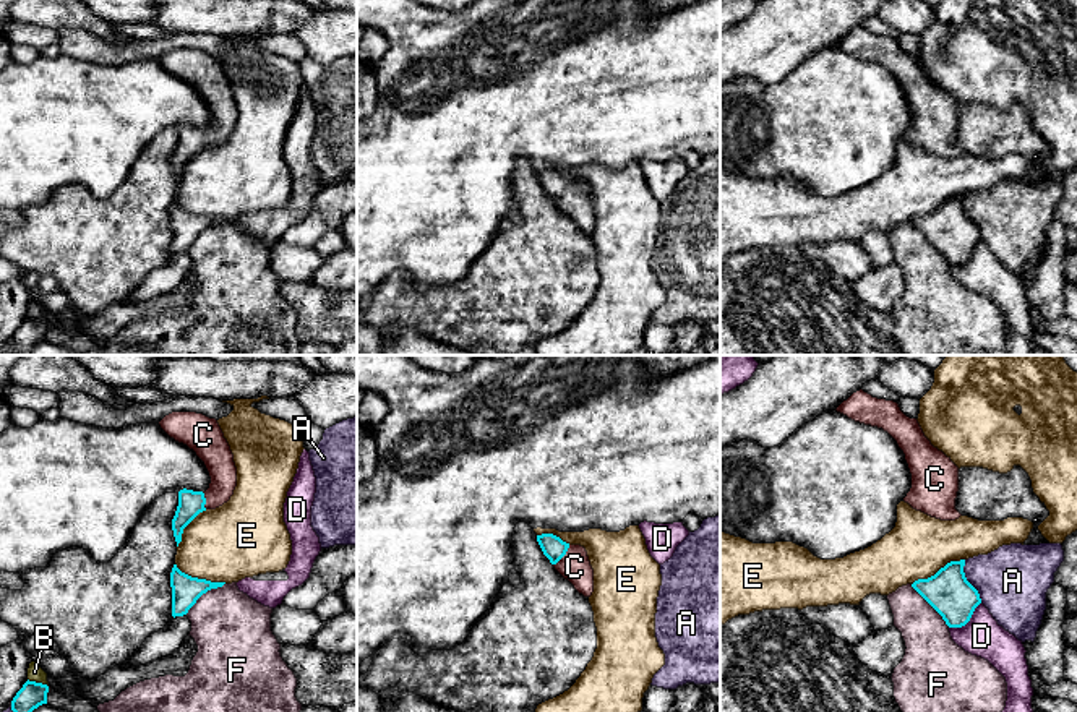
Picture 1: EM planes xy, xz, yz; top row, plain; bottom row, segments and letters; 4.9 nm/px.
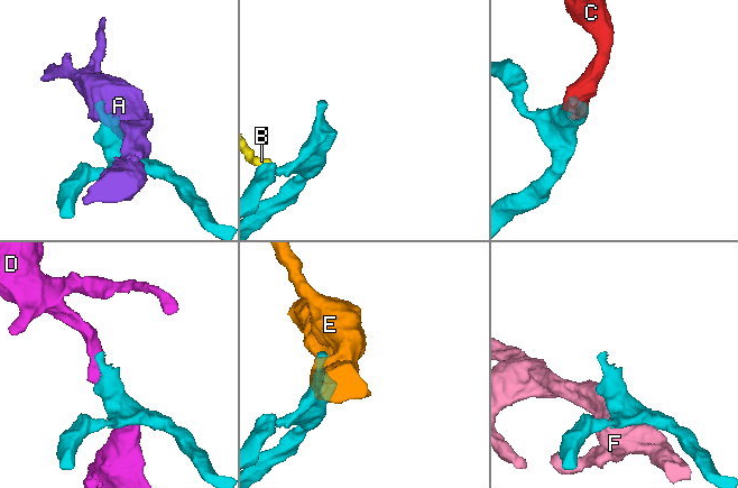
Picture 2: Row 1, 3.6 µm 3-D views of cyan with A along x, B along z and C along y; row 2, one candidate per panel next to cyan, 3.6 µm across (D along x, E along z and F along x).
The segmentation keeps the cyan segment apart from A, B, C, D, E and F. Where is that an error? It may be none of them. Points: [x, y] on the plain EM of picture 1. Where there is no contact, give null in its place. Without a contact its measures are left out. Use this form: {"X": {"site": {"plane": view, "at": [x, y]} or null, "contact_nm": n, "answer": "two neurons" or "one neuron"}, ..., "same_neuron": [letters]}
{"A": {"site": {"plane": "yz", "at": [967, 218]}, "contact_nm": 240, "answer": "two neurons"}, "B": {"site": {"plane": "xy", "at": [38, 320]}, "contact_nm": 110, "answer": "two neurons"}, "C": {"site": {"plane": "xz", "at": [563, 192]}, "contact_nm": 130, "answer": "one neuron"}, "D": {"site": {"plane": "yz", "at": [967, 258]}, "contact_nm": 200, "answer": "two neurons"}, "E": {"site": {"plane": "yz", "at": [939, 206]}, "contact_nm": 300, "answer": "two neurons"}, "F": {"site": {"plane": "yz", "at": [930, 240]}, "contact_nm": 300, "answer": "two neurons"}, "same_neuron": ["C"]}

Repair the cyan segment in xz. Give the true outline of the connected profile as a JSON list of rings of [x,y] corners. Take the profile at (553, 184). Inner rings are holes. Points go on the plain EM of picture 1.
[[[553,170],[537,172],[543,191],[555,206],[568,216],[584,234],[594,229],[594,206],[587,188],[581,182],[569,182]]]

